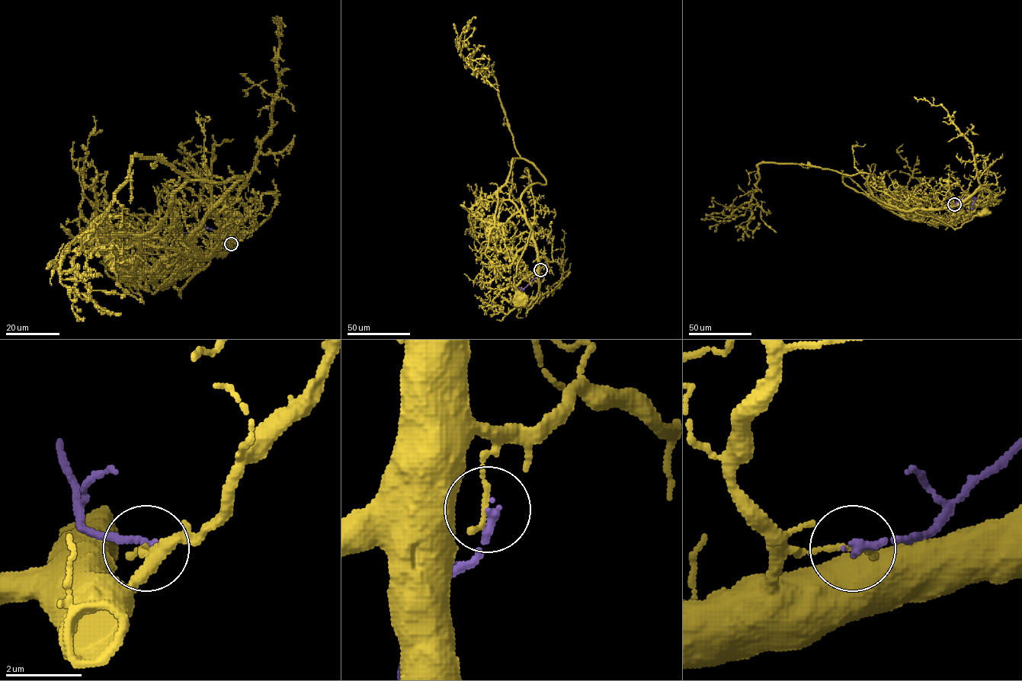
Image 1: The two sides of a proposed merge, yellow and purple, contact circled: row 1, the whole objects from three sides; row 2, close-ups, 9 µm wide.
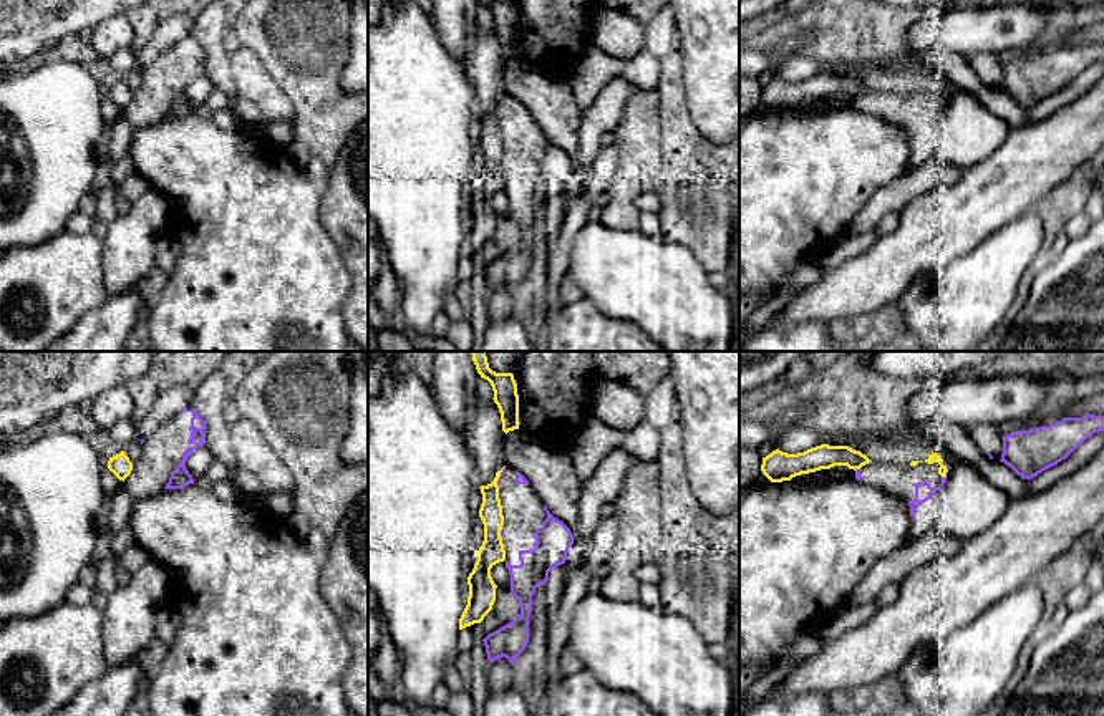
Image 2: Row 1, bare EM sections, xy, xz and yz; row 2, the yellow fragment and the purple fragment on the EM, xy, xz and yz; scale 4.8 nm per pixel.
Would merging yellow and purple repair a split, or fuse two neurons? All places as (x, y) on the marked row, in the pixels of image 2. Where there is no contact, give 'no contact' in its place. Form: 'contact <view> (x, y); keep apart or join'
contact yz (944, 476); keep apart

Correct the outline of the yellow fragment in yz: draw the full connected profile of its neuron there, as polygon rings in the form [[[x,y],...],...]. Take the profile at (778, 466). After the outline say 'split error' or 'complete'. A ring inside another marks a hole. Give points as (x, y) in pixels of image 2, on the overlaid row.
[[[821,444],[797,454],[776,449],[763,457],[761,471],[771,482],[782,482],[834,466],[847,466],[855,471],[869,462],[872,461],[865,454],[849,446]]] | complete

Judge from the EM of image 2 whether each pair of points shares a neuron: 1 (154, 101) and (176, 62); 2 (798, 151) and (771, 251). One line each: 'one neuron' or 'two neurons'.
1: one neuron
2: one neuron

